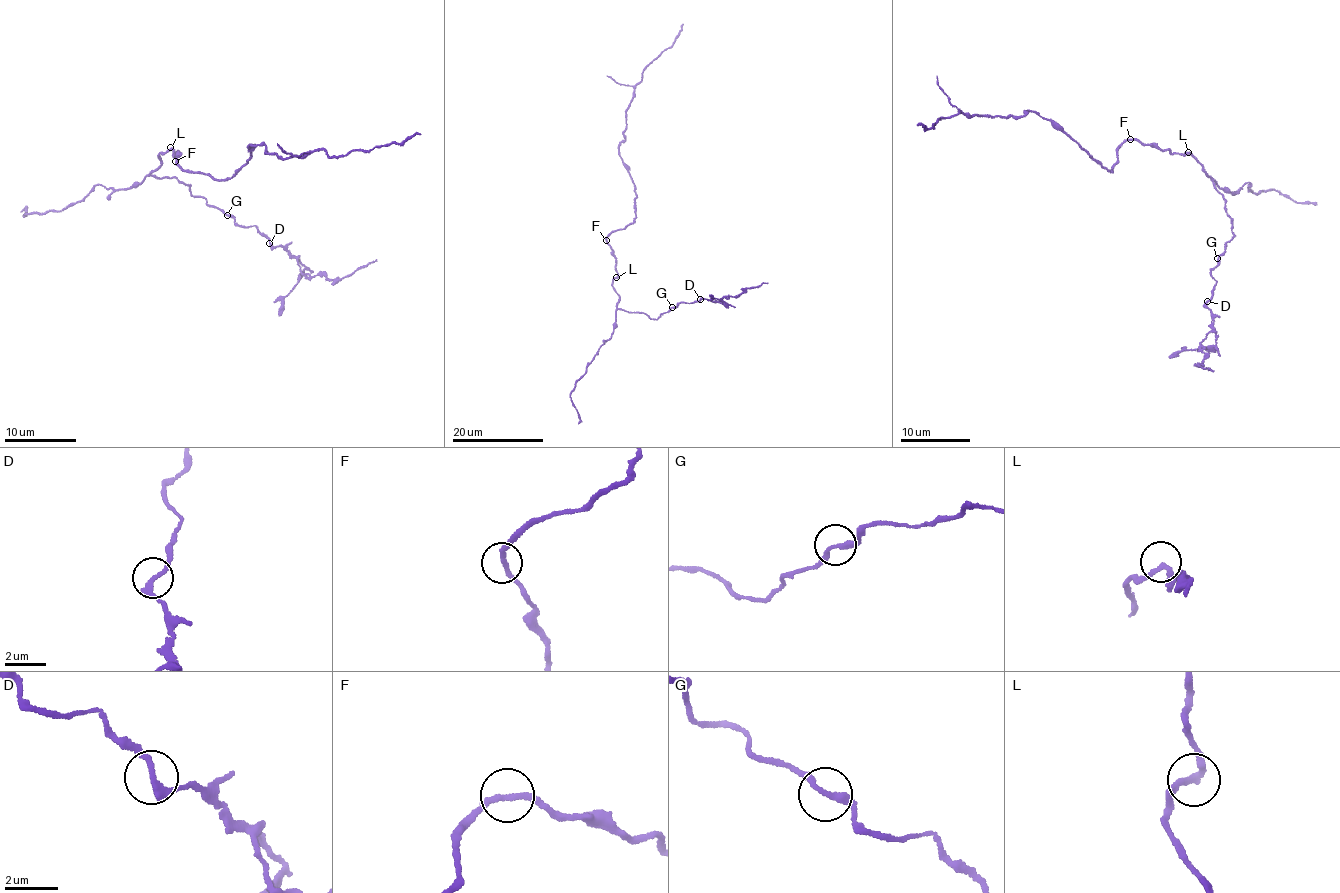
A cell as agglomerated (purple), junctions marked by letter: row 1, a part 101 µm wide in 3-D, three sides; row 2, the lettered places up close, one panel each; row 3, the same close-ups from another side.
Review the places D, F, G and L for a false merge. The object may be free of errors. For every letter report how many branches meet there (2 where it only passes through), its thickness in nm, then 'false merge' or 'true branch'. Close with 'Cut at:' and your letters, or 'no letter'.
D: 2 branches meet; 240 nm thick; false merge
F: 2 branches meet; 220 nm thick; true branch
G: 2 branches meet; 240 nm thick; true branch
L: 2 branches meet; 240 nm thick; true branch
Cut at: D

